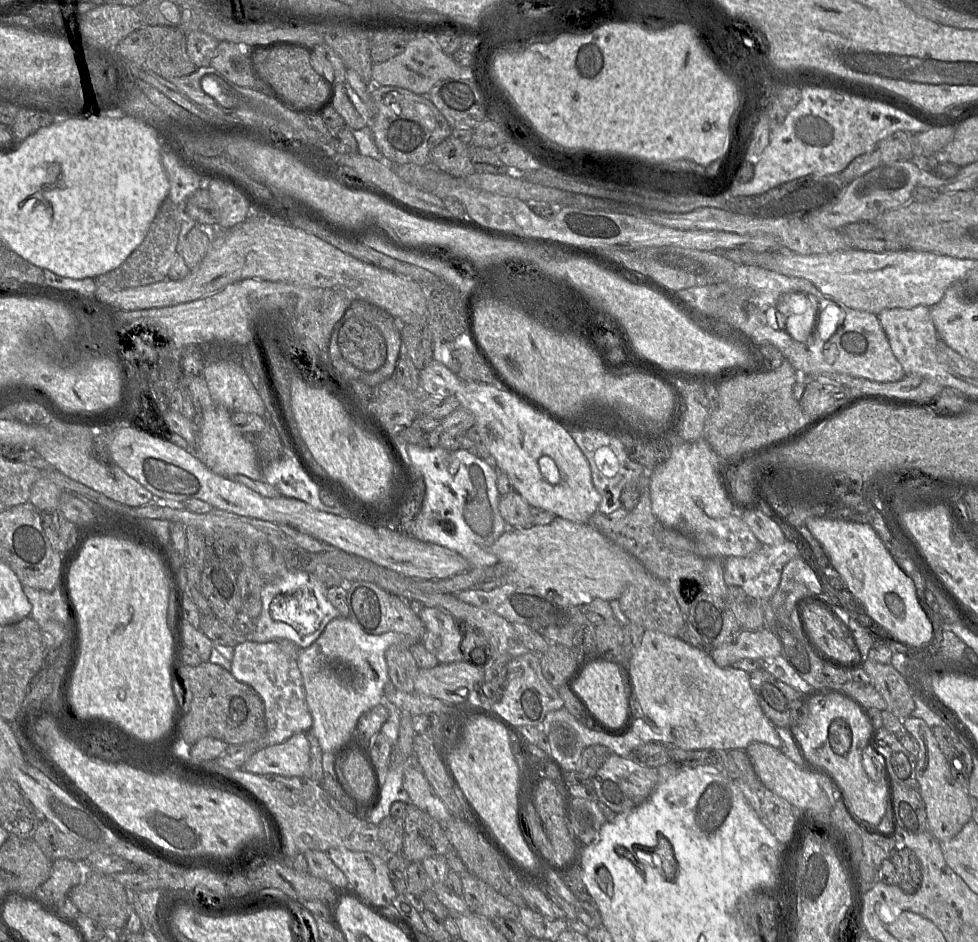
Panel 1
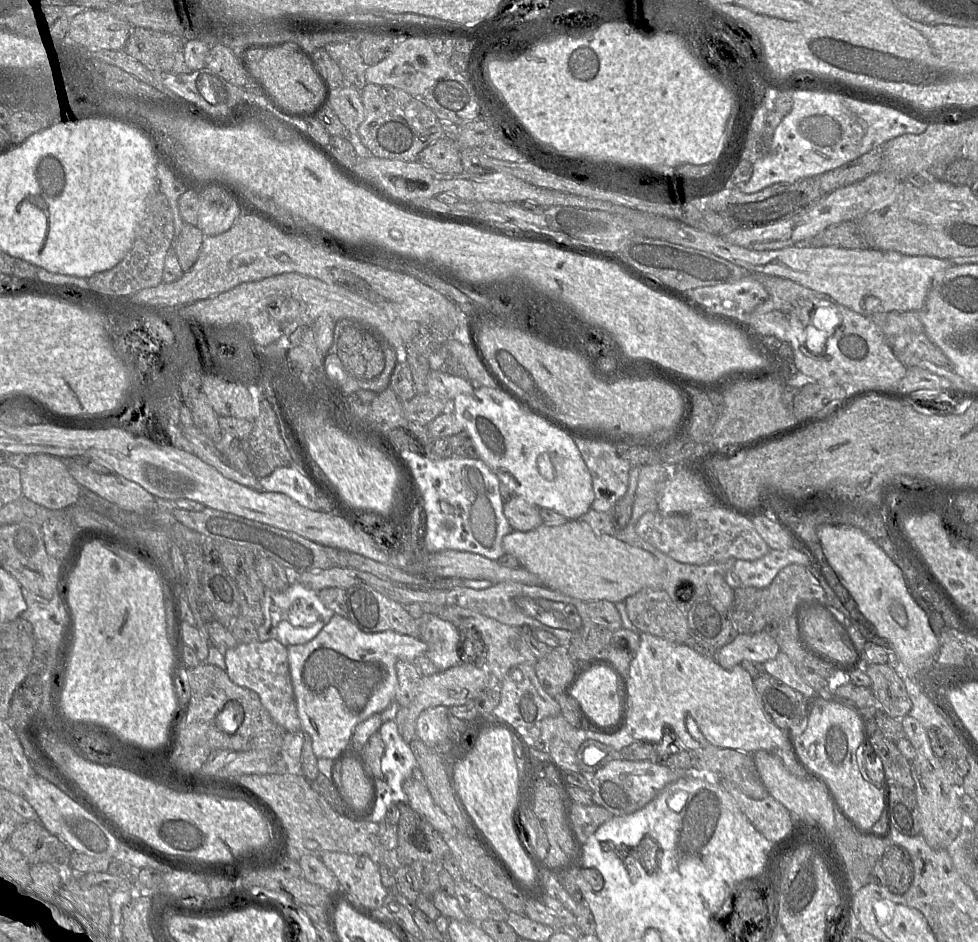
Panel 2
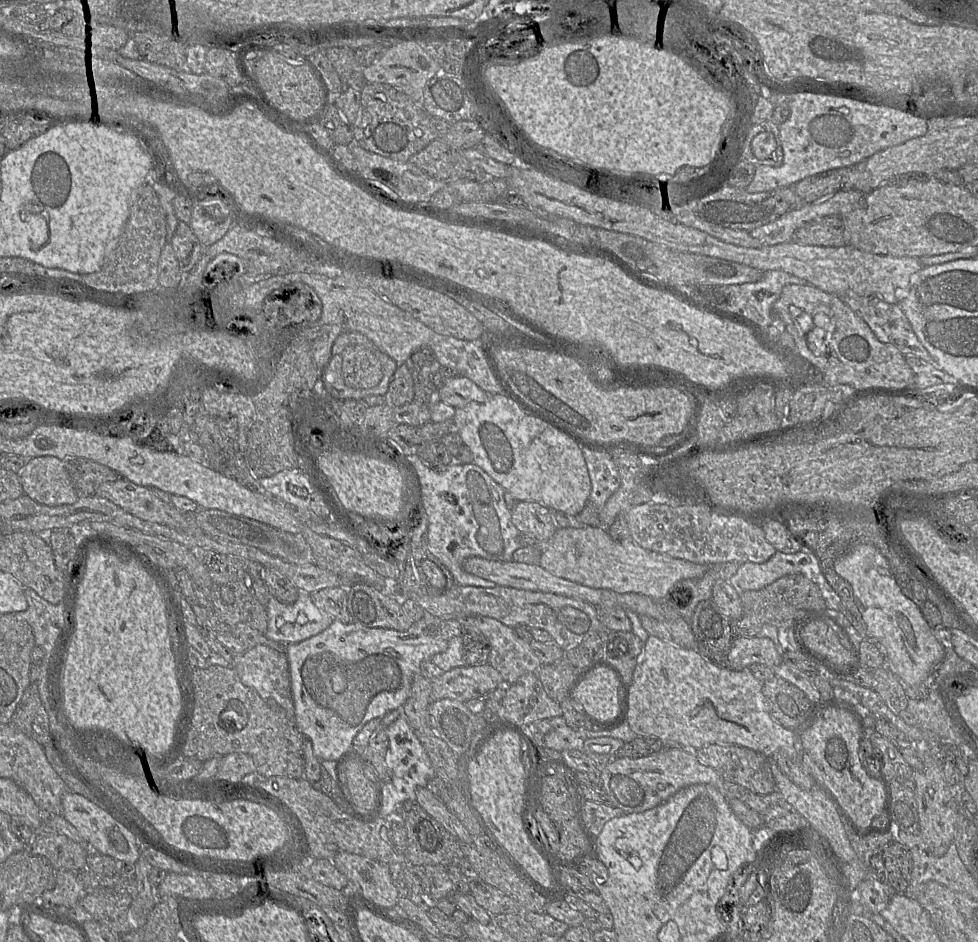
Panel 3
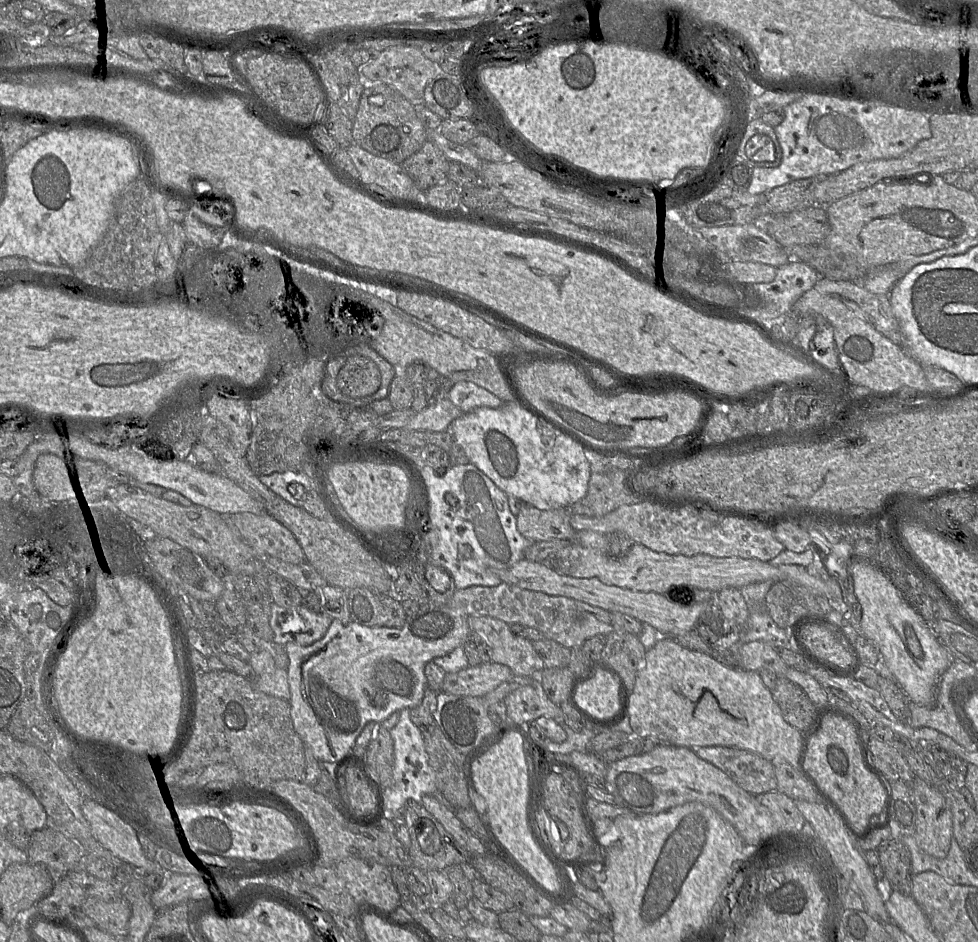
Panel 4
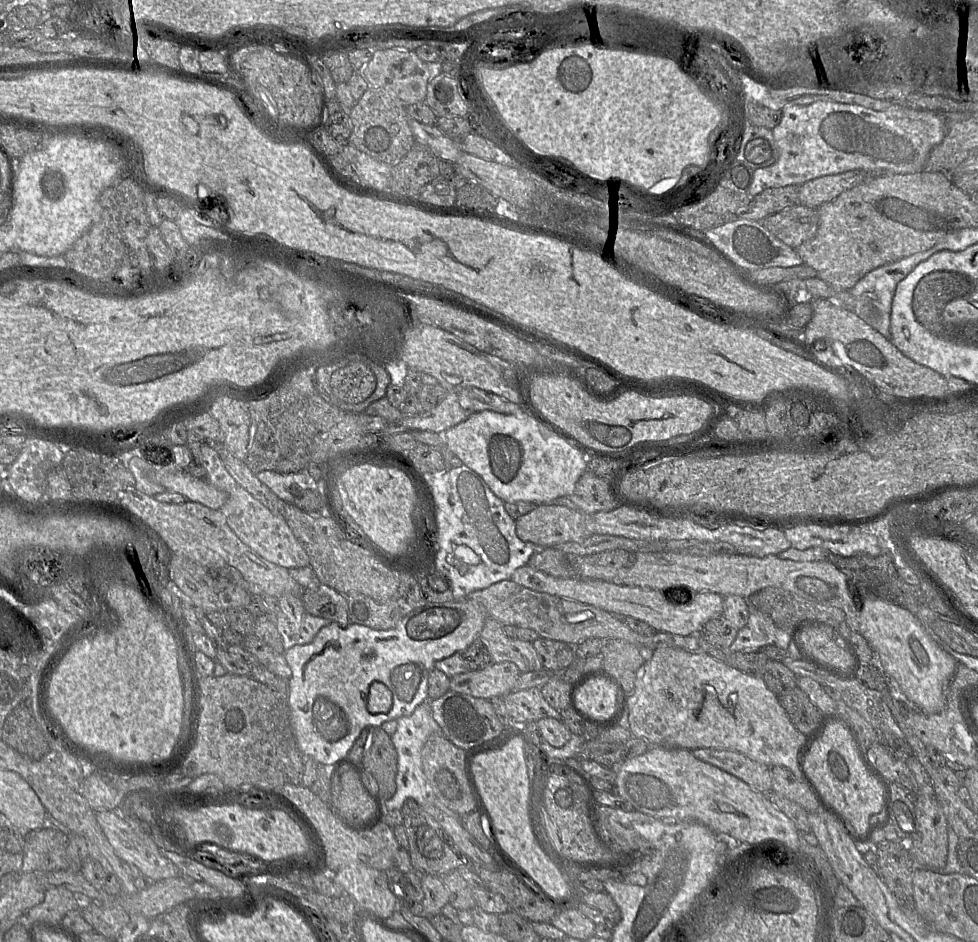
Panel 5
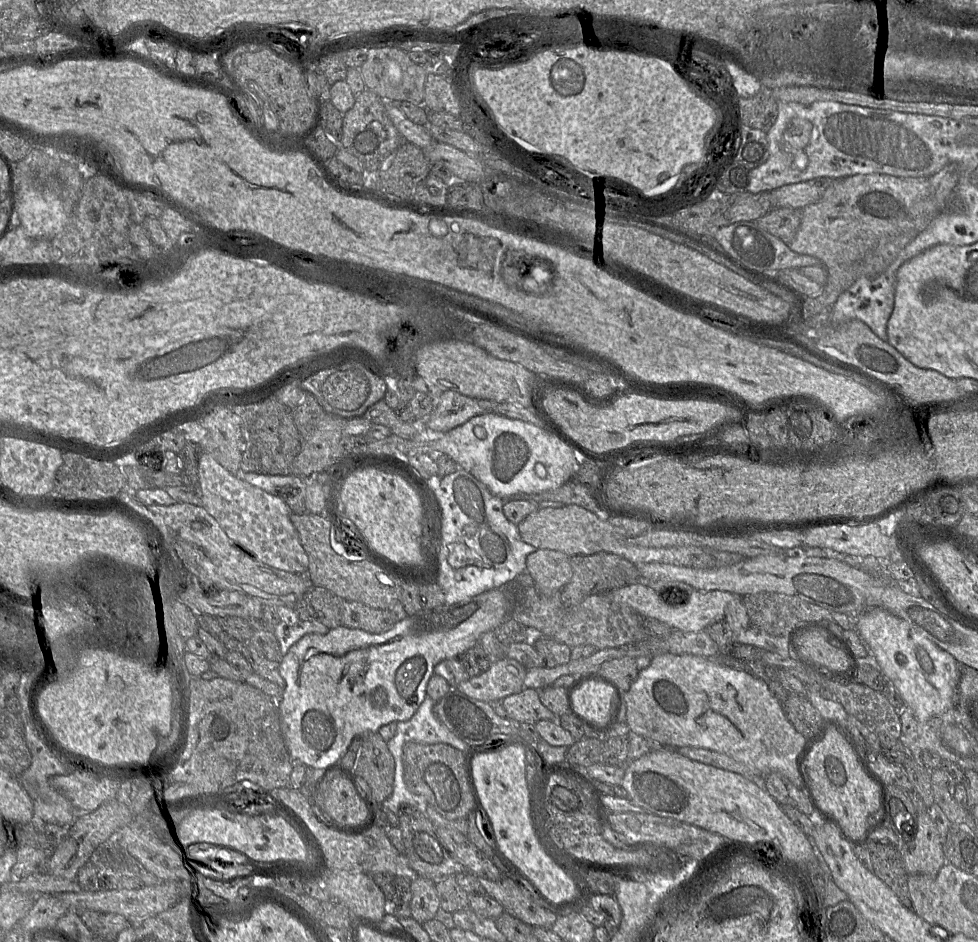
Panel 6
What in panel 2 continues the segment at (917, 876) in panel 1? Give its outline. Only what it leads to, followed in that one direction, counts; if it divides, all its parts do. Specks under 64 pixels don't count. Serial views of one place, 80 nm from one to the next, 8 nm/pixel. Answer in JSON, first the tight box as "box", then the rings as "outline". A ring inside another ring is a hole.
{"box":[881,845,914,895],"outline":[[[891,845],[881,857],[883,869],[888,878],[888,887],[898,895],[904,894],[914,877],[914,867],[906,849]]]}

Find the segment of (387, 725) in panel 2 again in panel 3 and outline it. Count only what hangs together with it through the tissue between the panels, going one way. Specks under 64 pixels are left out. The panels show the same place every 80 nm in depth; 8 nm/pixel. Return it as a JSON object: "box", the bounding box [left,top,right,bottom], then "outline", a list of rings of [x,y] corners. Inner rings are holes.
{"box":[381,716,435,818],"outline":[[[400,716],[386,727],[389,746],[385,757],[388,767],[389,782],[381,782],[383,793],[382,818],[386,818],[394,807],[402,802],[415,802],[417,787],[427,787],[435,776],[430,758],[404,716]]]}

